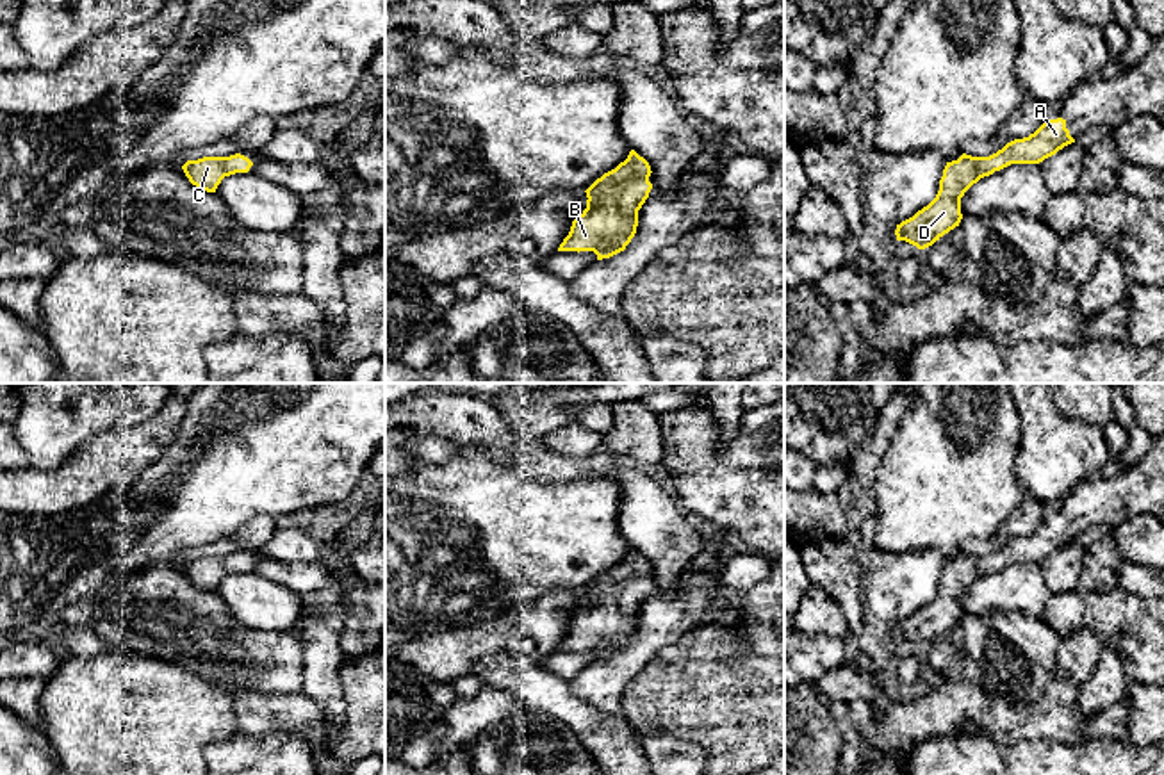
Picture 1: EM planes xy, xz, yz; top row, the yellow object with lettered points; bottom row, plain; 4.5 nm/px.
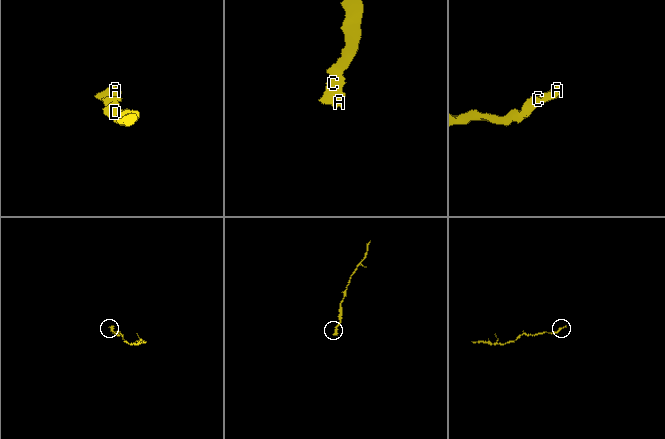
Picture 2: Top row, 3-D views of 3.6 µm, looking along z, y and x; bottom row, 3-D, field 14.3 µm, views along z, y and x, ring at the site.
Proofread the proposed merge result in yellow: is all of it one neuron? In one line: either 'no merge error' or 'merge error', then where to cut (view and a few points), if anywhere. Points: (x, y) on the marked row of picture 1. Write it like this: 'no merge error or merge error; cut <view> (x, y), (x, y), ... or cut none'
no merge error; cut none

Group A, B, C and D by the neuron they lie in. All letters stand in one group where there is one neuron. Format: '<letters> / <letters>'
A B C D

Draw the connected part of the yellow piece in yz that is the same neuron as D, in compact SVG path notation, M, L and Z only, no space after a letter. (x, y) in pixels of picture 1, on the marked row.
M1046 119L1034 134L1007 143L989 157L963 153L957 160L947 162L936 198L913 217L897 224L897 241L906 241L925 249L945 233L959 226L961 198L980 178L993 175L1011 164L1039 164L1064 146L1075 143L1066 128L1066 119Z

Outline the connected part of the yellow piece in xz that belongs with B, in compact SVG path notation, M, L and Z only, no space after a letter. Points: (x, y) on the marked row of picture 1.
M631 150L624 162L597 178L585 191L586 208L572 221L558 251L594 251L597 260L624 251L652 189L651 173L649 162Z

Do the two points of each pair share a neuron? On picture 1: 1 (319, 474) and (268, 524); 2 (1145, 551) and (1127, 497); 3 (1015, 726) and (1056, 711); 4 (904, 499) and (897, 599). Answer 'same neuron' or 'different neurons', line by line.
1: different neurons
2: different neurons
3: same neuron
4: different neurons

